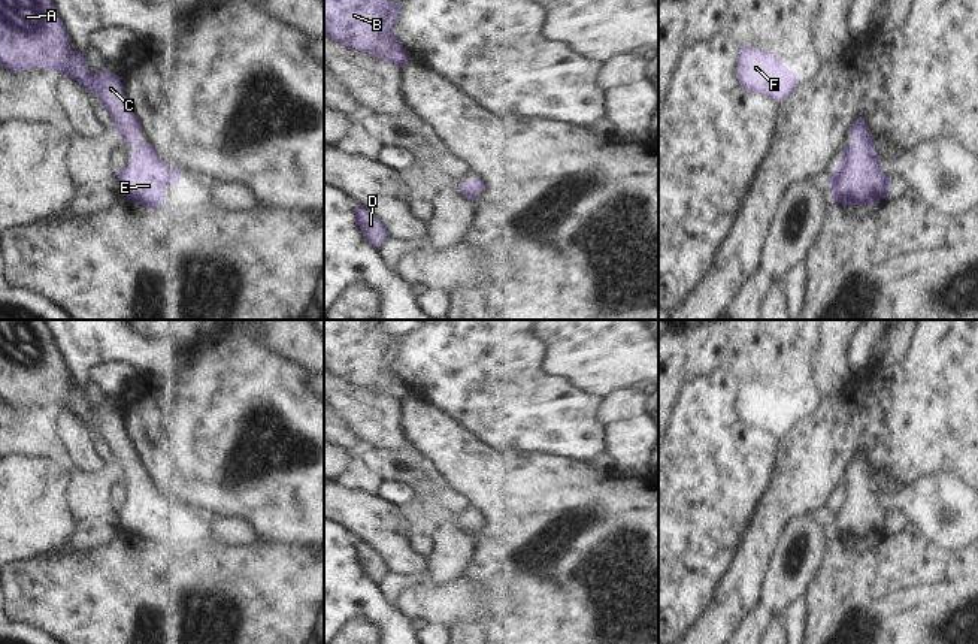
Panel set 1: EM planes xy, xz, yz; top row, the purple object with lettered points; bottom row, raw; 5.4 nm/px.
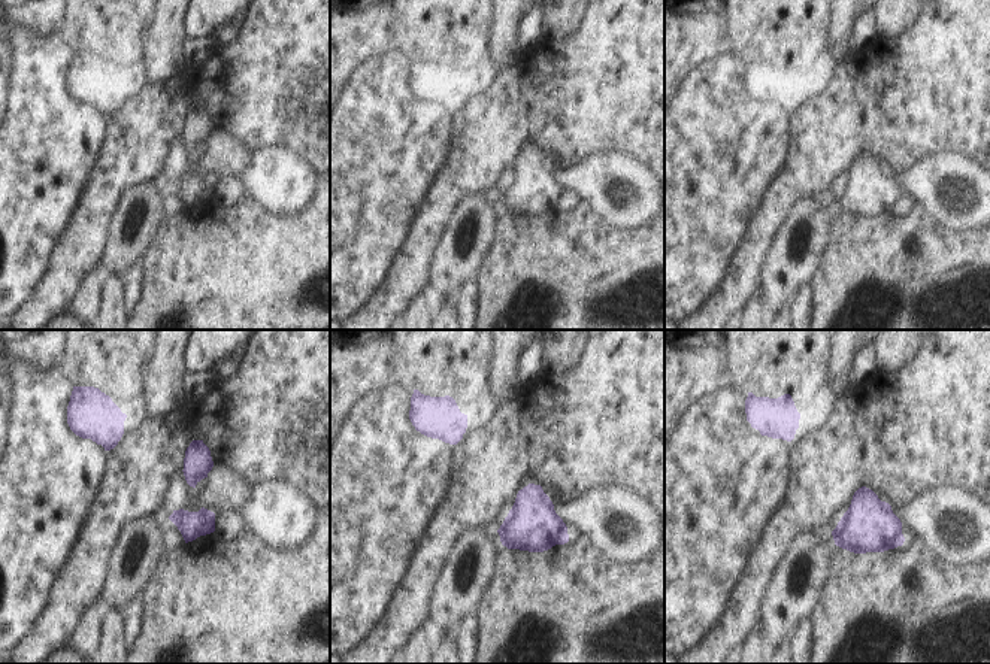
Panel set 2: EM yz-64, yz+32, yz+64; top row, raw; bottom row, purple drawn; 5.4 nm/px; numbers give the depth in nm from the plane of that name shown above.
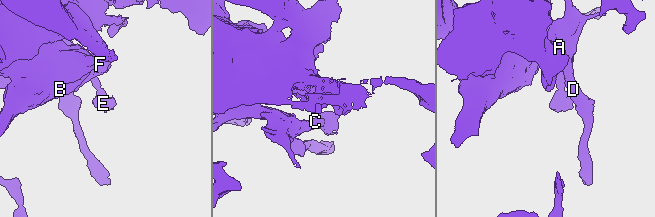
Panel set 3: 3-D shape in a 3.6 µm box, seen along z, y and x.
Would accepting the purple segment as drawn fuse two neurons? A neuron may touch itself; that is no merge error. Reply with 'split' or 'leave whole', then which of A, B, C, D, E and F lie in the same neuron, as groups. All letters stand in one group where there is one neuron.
leave whole; A B C D E F

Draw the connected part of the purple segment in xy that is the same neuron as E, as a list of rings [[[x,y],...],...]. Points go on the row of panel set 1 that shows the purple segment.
[[[0,0],[0,64],[15,72],[52,69],[97,96],[121,139],[134,145],[128,166],[116,173],[121,196],[157,212],[158,203],[166,200],[169,181],[178,191],[178,163],[167,169],[154,146],[140,139],[140,124],[127,102],[119,78],[105,67],[91,75],[84,52],[72,49],[52,0]]]

